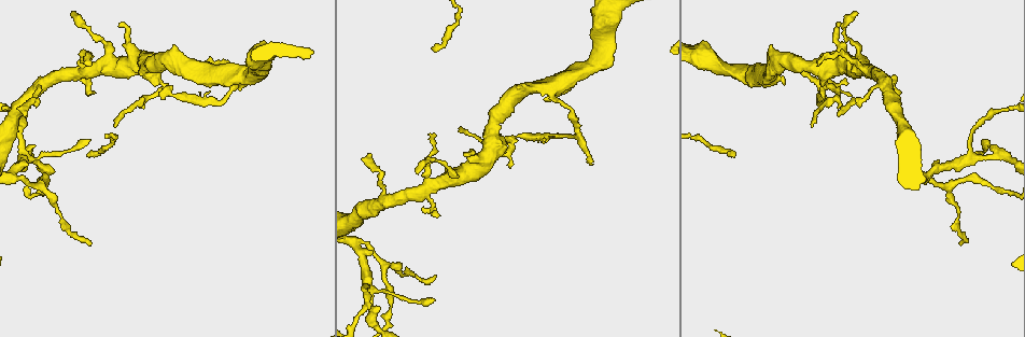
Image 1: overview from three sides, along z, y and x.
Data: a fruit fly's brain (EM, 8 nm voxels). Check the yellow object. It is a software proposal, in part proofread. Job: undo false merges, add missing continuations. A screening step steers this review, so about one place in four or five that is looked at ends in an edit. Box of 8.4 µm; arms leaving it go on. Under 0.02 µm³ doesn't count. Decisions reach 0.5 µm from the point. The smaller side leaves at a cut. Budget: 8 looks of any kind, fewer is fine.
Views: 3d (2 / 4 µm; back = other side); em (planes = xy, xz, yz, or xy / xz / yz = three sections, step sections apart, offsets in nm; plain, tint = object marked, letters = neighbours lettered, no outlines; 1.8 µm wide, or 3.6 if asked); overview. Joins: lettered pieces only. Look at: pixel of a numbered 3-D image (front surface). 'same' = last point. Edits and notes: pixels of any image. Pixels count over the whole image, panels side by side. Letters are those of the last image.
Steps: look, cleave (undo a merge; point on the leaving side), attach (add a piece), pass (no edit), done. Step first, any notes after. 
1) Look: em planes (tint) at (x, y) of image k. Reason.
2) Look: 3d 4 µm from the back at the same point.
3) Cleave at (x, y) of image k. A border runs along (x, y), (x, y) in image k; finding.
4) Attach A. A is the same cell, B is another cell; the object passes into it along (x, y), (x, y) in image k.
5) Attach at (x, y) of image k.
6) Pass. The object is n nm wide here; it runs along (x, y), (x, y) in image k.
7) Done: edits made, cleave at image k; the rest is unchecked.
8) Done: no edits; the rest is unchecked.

Look: em yz step 8 (letters) at (25, 158) of image 1. Two arms in line, one across.

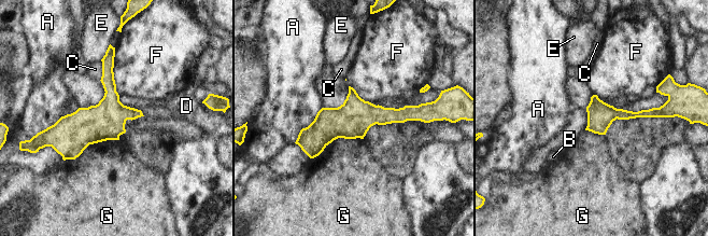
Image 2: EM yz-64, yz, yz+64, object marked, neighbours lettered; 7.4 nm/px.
Look: em xy step 16 (letters) at the same point.

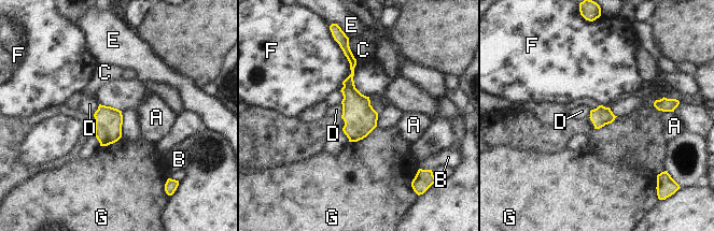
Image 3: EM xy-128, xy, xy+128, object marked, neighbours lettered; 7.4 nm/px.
Pass. The object is 140 nm wide here; A, B, C, D, E, F and G are other cells; a border runs along (340, 103), (341, 116) in image 3; continuous, no second cell.

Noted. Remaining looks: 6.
Look: em xy step 16 (letters) at (837, 24) of image 1.

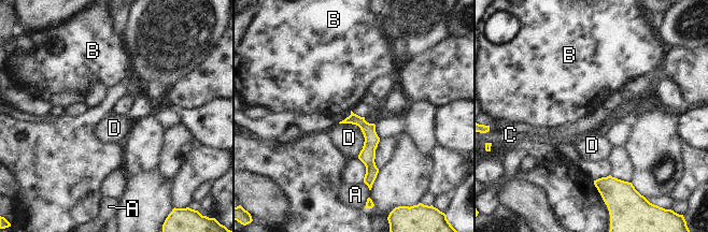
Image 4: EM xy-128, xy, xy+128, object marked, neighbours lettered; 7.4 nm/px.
Look: em planes (letters) at the same point. Another direction.

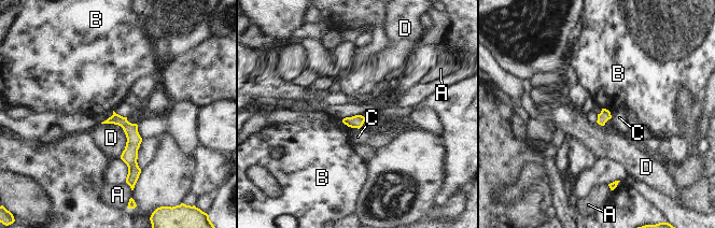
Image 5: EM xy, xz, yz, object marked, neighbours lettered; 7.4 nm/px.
Pass. A, B, C and D are other cells; a border runs along (101, 123), (122, 128), (121, 157) in image 5; no lettered piece goes on from it.

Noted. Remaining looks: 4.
Look: 3d 2 µm at (25, 114) of image 1. Thin end.

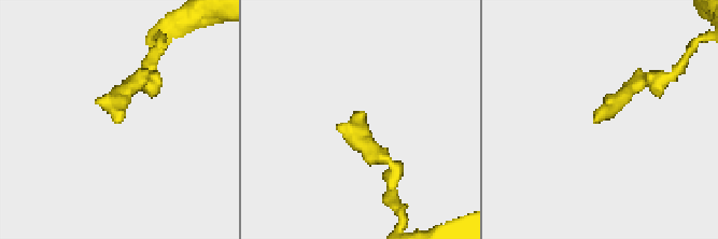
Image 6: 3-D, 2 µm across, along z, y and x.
Look: em planes (letters) at (357, 113) of image 6.

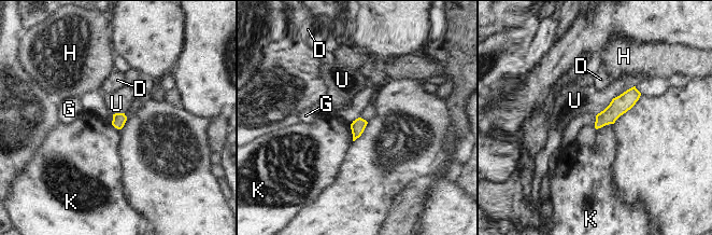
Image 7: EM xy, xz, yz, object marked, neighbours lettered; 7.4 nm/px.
Pass. D, G, H, K and U are other cells; a border runs along (613, 123), (606, 124), (596, 129) in image 7; none of them fits.

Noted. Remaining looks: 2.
Done: no edits; the rest is unchecked.

